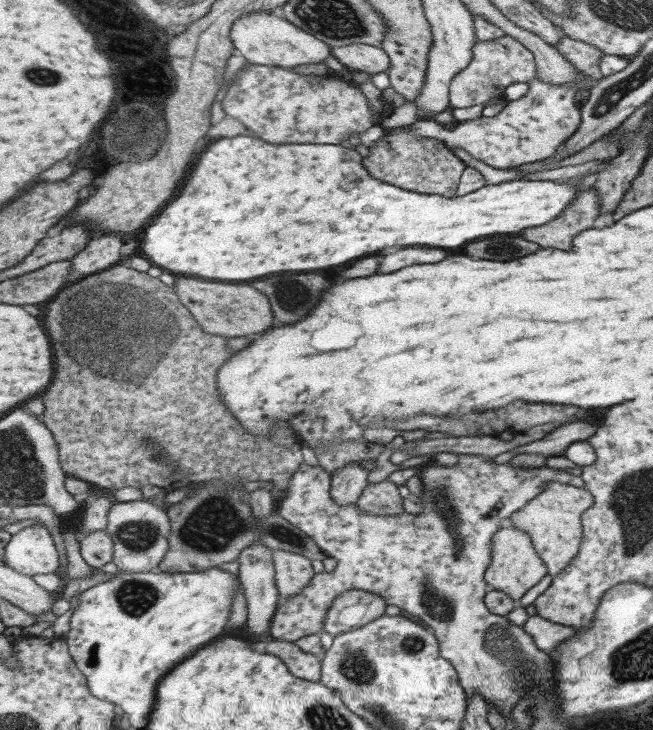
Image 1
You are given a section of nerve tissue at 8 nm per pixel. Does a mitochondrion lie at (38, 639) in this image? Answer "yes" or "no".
no

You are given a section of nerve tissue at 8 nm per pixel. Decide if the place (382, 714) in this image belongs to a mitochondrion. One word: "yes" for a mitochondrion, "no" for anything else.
yes

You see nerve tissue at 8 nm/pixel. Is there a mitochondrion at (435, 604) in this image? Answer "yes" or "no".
yes

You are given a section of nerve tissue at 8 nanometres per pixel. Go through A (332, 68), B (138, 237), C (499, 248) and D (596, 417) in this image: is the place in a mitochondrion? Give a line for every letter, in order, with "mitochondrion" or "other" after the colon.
A: other
B: other
C: mitochondrion
D: other

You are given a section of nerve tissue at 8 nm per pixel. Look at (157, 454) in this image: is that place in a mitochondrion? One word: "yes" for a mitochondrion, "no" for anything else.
yes

